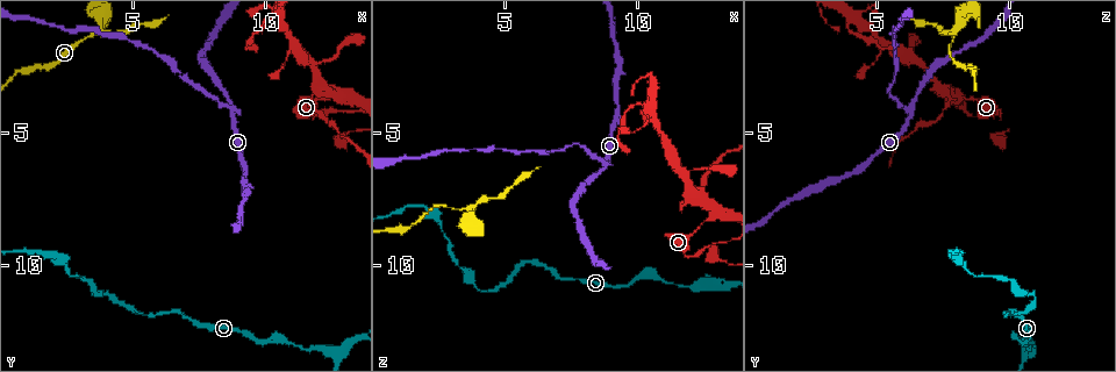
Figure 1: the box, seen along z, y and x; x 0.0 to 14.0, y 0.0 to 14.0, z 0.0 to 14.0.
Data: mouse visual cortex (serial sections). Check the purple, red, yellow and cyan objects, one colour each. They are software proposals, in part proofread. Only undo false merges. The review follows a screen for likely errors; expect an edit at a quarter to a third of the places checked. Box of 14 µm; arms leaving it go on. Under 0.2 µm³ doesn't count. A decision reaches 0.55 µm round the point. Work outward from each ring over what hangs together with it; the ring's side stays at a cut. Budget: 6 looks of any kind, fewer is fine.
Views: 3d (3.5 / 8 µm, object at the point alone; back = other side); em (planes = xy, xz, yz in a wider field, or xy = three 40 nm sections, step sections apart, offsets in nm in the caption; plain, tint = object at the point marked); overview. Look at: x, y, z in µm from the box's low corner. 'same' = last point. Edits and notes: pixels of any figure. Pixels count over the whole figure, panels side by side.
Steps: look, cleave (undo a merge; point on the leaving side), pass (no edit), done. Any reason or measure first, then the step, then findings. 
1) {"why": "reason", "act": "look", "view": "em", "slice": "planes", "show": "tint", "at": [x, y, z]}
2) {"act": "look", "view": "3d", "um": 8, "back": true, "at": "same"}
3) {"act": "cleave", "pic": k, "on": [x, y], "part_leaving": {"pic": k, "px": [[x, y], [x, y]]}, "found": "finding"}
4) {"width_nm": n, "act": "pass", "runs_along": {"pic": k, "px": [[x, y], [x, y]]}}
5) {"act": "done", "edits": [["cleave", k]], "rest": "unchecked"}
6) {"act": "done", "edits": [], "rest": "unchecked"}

{"why": "three arms meet", "act": "look", "view": "3d", "um": 3.5, "at": [8.8, 4.3, 6.3]}

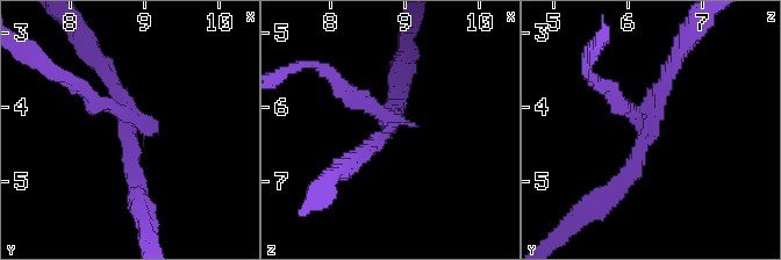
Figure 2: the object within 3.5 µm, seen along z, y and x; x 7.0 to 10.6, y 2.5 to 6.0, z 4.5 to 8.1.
{"why": "need the tissue", "act": "look", "view": "em", "slice": "xy", "step": 3, "show": "plain", "at": [8.75, 4.25, 6.25]}

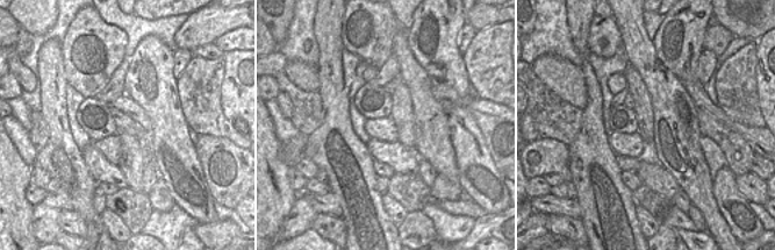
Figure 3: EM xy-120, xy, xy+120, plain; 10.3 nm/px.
{"why": "with the object marked", "act": "look", "view": "em", "slice": "xy", "step": 3, "show": "tint", "at": "same"}

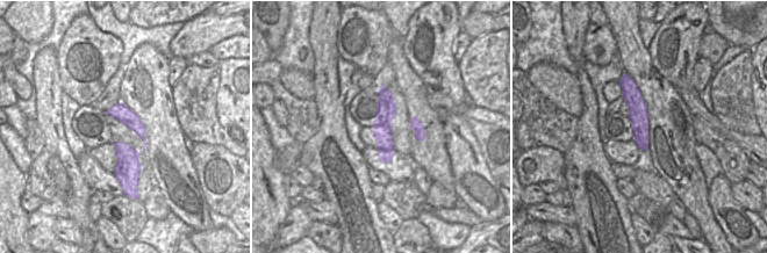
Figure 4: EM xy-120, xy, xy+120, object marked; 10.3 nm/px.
{"act": "cleave", "pic": 2, "on": [102, 105], "part_leaving": {"pic": 2, "px": [[127, 118], [44, 65]]}, "found": "two cells meet here"}

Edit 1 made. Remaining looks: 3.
{"why": "calibre changes", "act": "look", "view": "3d", "um": 8, "at": [11.9, 3.2, 7.3]}

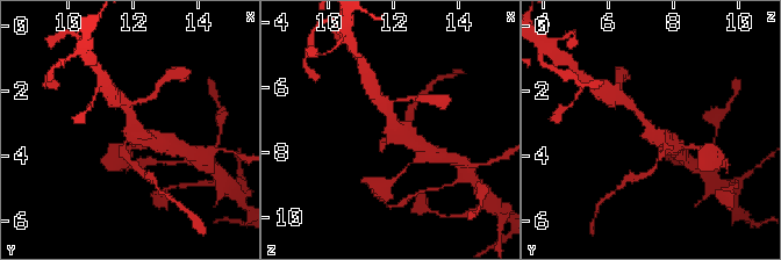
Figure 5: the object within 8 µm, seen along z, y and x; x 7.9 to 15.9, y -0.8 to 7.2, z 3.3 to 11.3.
{"arms": 3, "arm_widths_nm": [150, 250, 450], "act": "look", "view": "em", "slice": "xy", "step": 3, "show": "tint", "at": [11.9, 3.1, 7.3]}

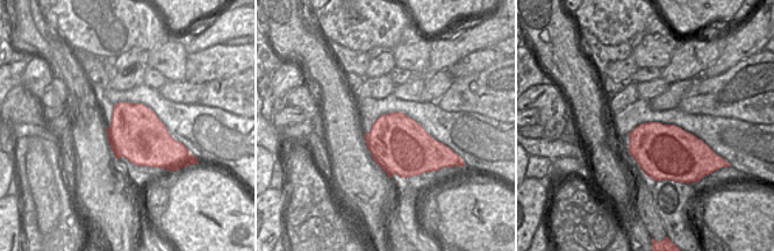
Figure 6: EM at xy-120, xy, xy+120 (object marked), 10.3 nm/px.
{"width_nm": 600, "act": "pass", "runs_along": {"pic": 5, "px": [[671, 146], [654, 136], [636, 109]]}, "found": "all the same cell"}

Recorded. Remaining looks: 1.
{"why": "sudden change in width", "act": "look", "view": "3d", "um": 3.5, "at": [4.1, 11.1, 11.0]}

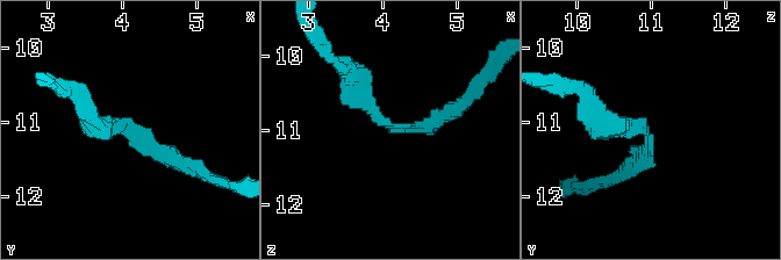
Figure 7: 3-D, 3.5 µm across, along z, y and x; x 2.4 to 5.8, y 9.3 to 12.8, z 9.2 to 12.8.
{"act": "pass", "runs_along": {"pic": 7, "px": [[191, 166], [87, 113]]}, "found": "continuous, no second cell"}

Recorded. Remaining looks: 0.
{"act": "done", "edits": [["cleave", 2]], "rest": "unchecked"}

